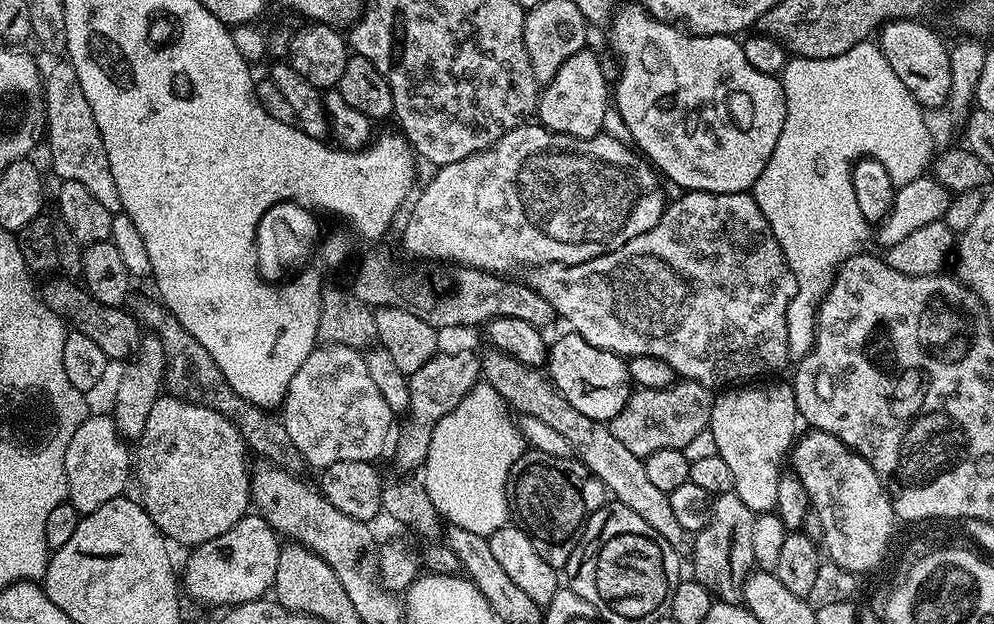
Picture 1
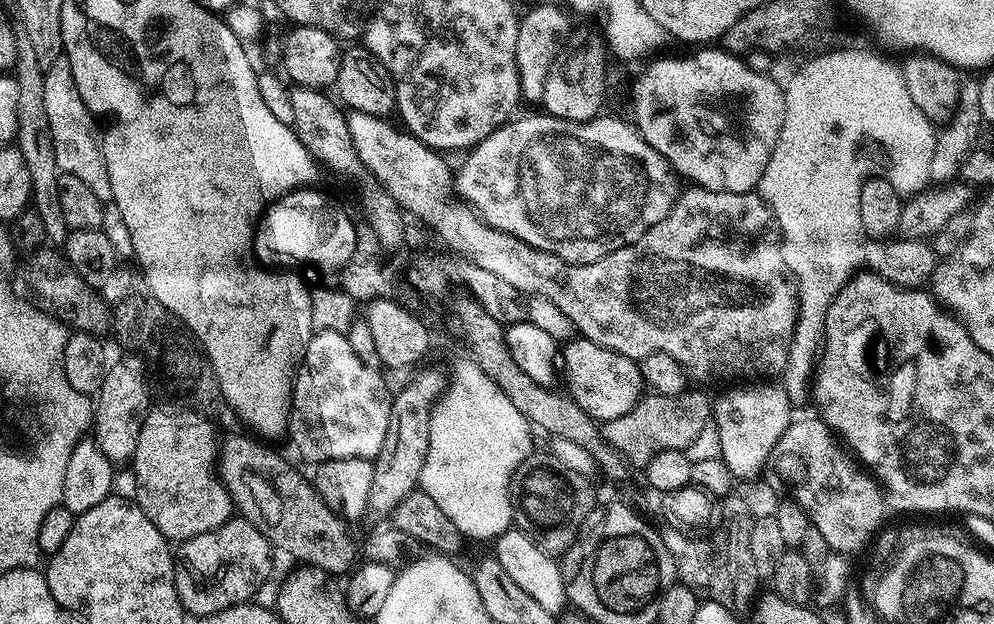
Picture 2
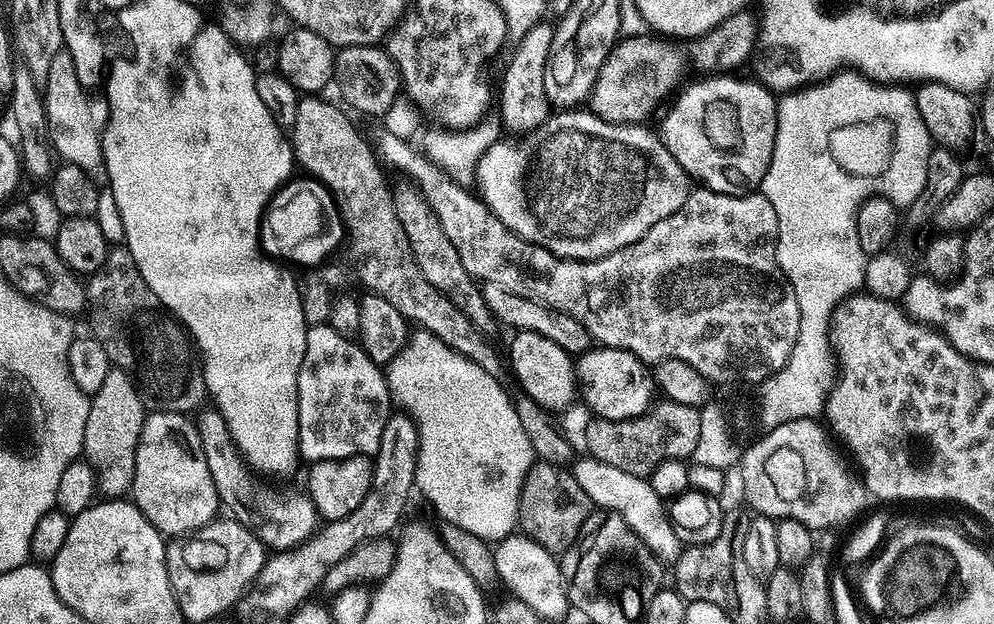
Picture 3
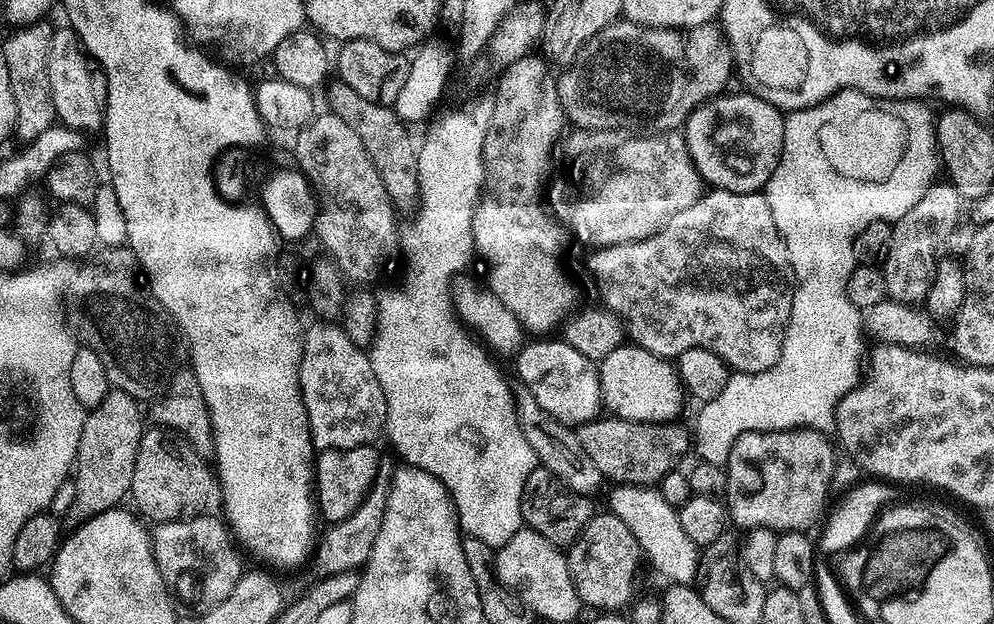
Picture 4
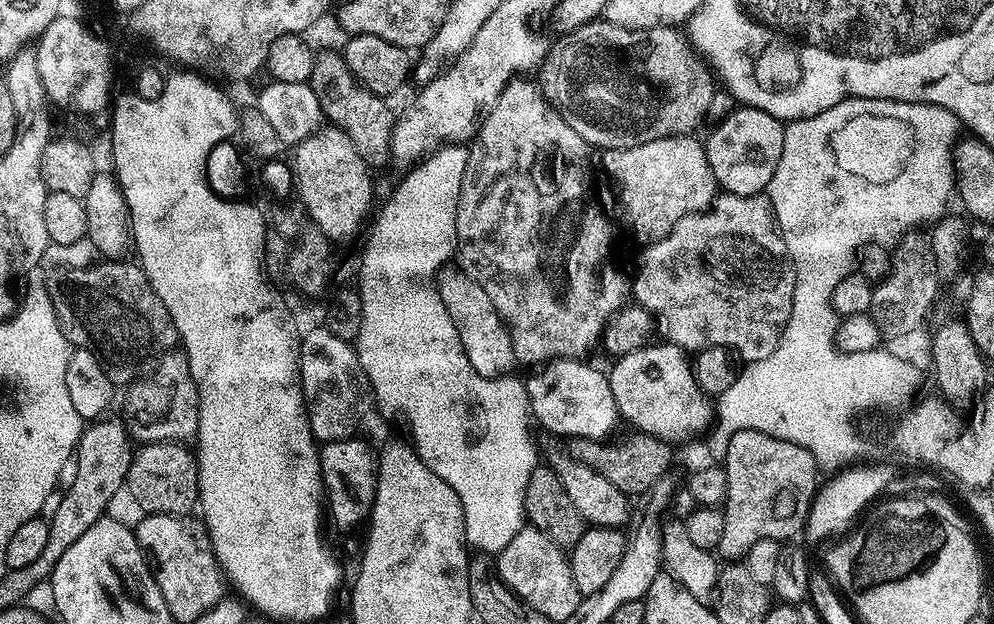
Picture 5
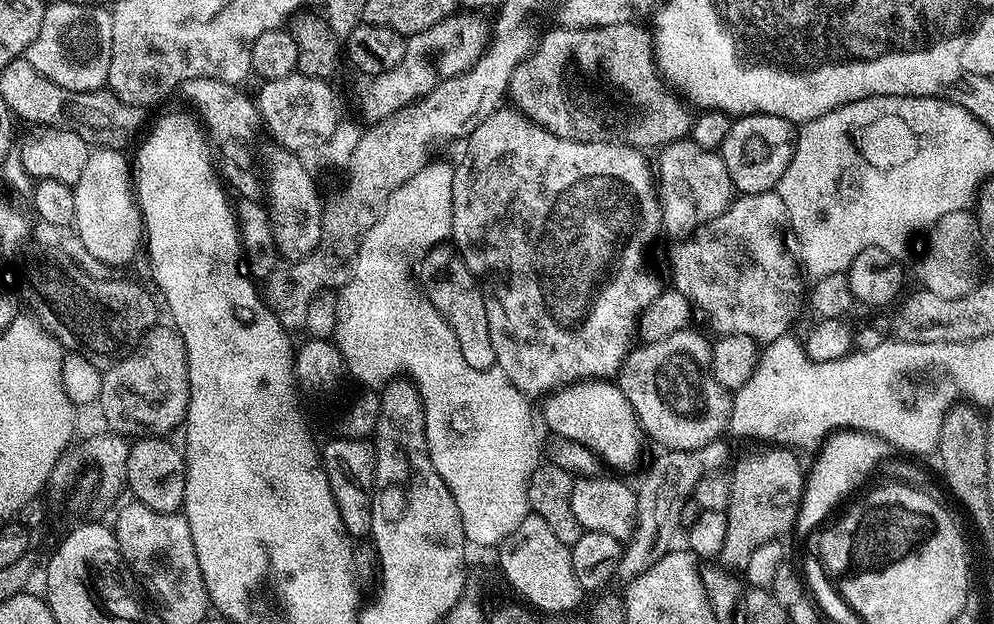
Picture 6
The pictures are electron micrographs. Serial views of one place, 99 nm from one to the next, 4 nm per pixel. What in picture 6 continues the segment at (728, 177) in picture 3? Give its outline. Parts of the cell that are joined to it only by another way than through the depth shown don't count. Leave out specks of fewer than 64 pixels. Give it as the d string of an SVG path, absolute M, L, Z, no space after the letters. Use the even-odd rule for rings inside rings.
M753 114L733 119L730 134L718 149L737 193L771 192L779 185L782 174L792 157L794 128L777 116Z

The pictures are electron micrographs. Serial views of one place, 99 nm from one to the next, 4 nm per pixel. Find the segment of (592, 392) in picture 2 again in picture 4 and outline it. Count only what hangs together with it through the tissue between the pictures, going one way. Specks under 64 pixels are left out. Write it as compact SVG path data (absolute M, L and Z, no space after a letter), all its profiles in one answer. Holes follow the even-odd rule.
M621 346L599 361L600 398L609 413L623 420L667 424L684 408L686 393L675 363L635 346ZM628 347L628 348L627 348Z

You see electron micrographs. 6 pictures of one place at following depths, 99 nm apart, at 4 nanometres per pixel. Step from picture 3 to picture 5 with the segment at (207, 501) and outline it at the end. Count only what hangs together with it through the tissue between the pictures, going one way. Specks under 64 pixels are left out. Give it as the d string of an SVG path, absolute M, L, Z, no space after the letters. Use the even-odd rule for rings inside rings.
M161 442L146 444L135 449L128 471L126 492L136 499L145 513L157 516L184 516L197 507L200 487L196 481L196 458L183 443Z

